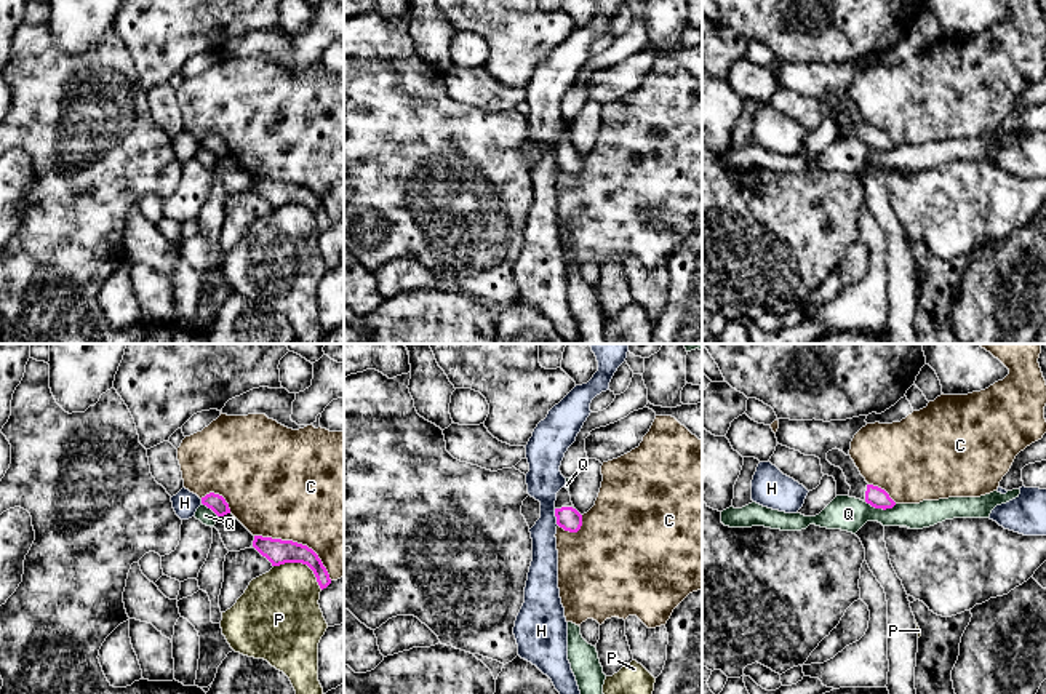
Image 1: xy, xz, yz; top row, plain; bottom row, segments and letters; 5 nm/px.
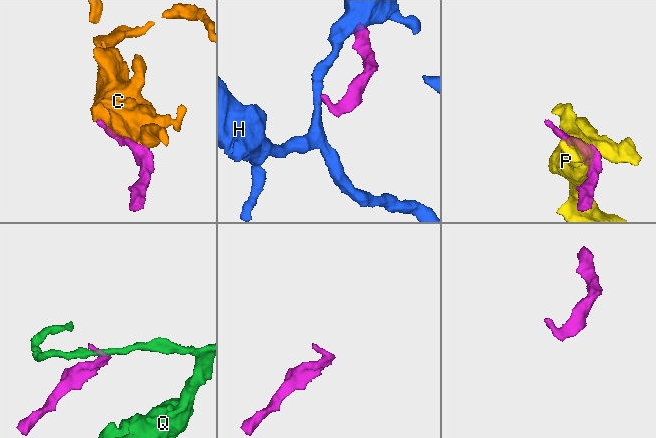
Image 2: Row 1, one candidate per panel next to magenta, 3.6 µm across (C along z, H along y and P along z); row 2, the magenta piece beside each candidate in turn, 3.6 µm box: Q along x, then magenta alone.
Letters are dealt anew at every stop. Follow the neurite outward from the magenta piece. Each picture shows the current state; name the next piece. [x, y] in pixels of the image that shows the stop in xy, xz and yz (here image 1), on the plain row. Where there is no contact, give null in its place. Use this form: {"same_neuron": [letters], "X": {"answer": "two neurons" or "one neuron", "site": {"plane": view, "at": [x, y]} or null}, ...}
{"same_neuron": [], "C": {"answer": "two neurons", "site": {"plane": "xy", "at": [296, 184]}}, "H": {"answer": "two neurons", "site": {"plane": "xz", "at": [555, 157]}}, "P": {"answer": "two neurons", "site": {"plane": "xy", "at": [303, 205]}}, "Q": {"answer": "two neurons", "site": {"plane": "yz", "at": [882, 149]}}}

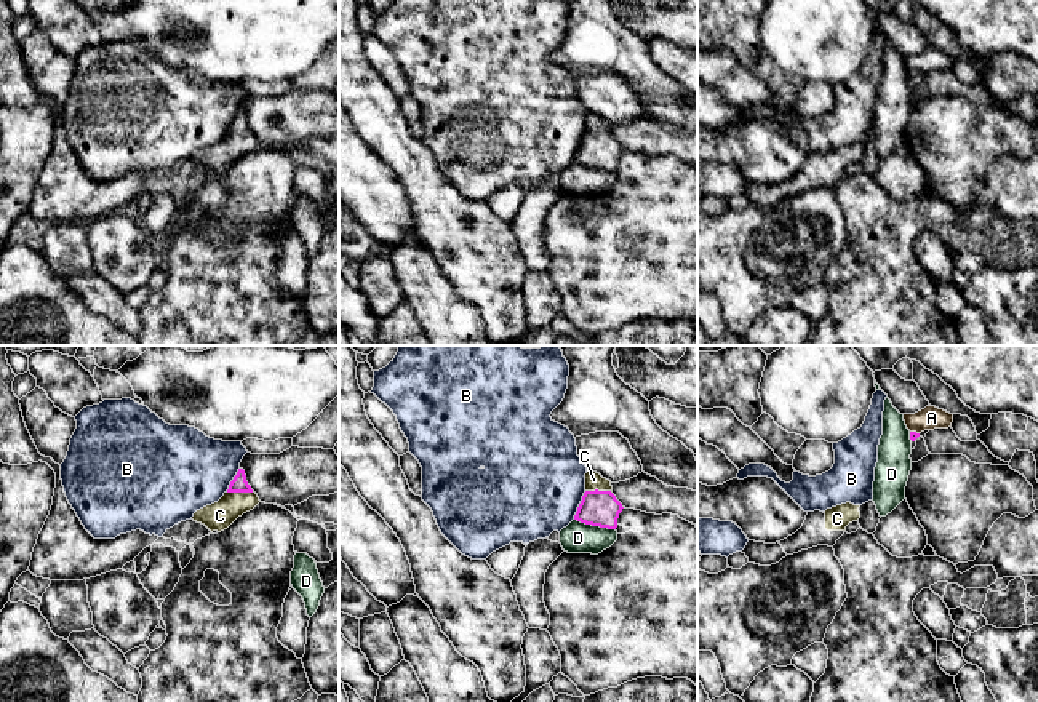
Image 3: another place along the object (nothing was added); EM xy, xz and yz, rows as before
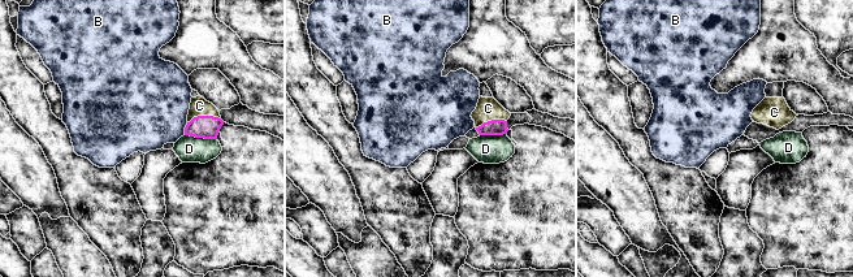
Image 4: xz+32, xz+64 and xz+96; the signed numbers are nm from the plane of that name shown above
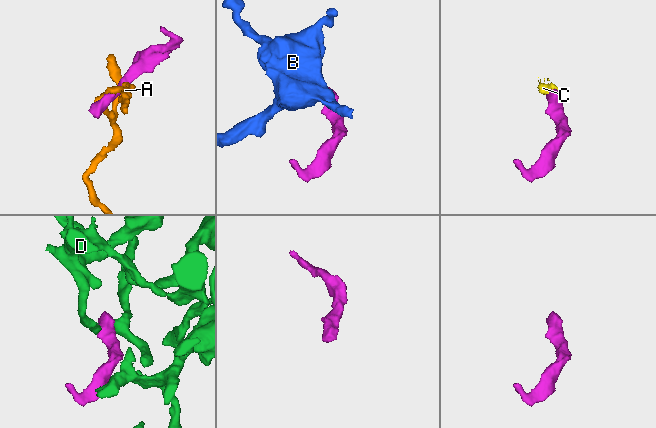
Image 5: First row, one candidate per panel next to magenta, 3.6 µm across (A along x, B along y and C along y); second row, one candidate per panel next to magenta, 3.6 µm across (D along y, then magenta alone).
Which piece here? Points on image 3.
{"same_neuron": ["C"], "A": {"answer": "two neurons", "site": {"plane": "yz", "at": [915, 74]}}, "B": {"answer": "two neurons", "site": {"plane": "xz", "at": [579, 147]}}, "C": {"answer": "one neuron", "site": {"plane": "xz", "at": [597, 131]}}, "D": {"answer": "two neurons", "site": {"plane": "xz", "at": [595, 167]}}}

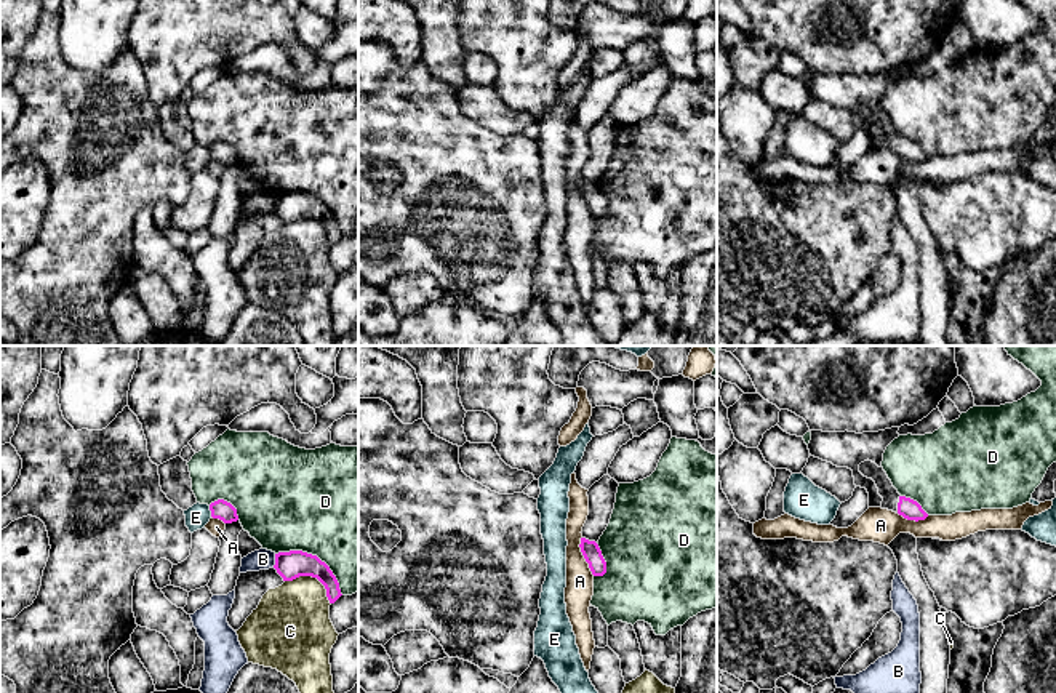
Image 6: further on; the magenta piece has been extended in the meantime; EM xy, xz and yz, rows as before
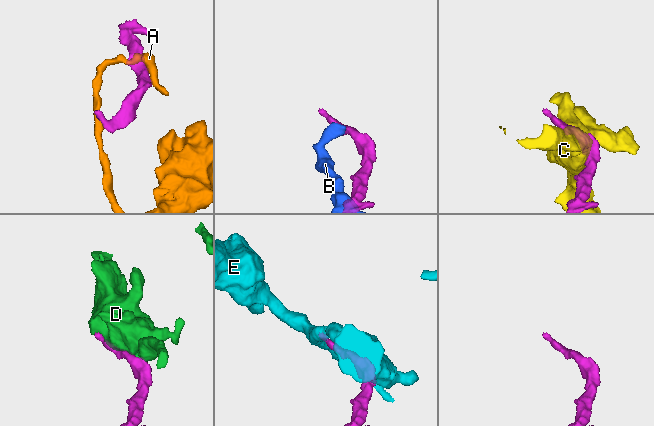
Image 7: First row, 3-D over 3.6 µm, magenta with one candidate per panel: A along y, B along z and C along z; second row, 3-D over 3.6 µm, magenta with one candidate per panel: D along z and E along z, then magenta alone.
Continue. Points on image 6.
{"same_neuron": [], "A": {"answer": "two neurons", "site": {"plane": "xz", "at": [583, 196]}}, "B": {"answer": "two neurons", "site": {"plane": "xy", "at": [276, 202]}}, "C": {"answer": "two neurons", "site": {"plane": "xy", "at": [314, 218]}}, "D": {"answer": "two neurons", "site": {"plane": "xy", "at": [316, 197]}}, "E": {"answer": "two neurons", "site": {"plane": "xy", "at": [210, 151]}}}

